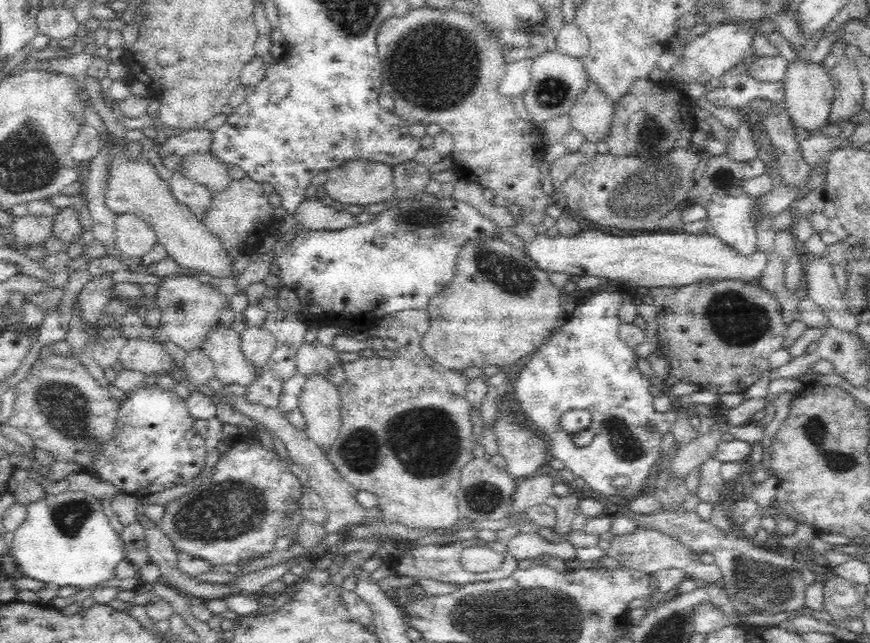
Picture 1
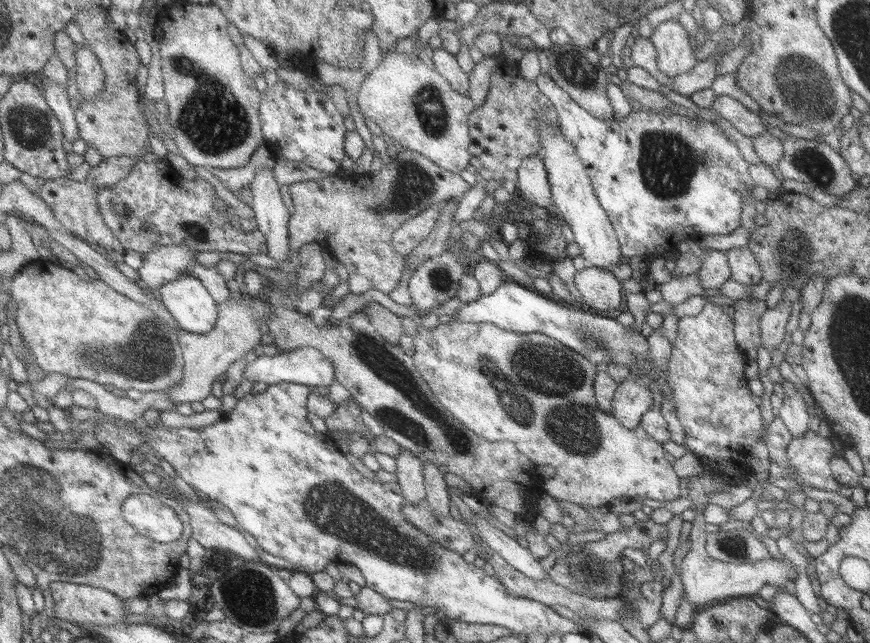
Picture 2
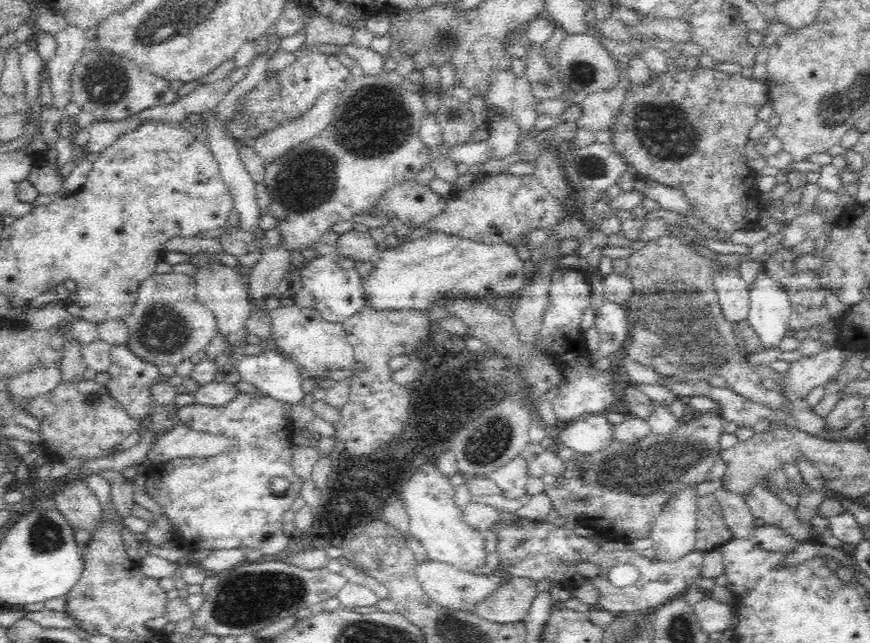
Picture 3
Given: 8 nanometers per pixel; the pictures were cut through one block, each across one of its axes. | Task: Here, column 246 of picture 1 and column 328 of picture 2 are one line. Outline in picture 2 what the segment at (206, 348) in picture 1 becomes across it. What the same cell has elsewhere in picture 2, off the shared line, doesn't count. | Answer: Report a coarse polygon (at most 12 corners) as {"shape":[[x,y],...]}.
{"shape":[[304,347],[247,364],[246,380],[311,388],[337,381],[335,364]]}

